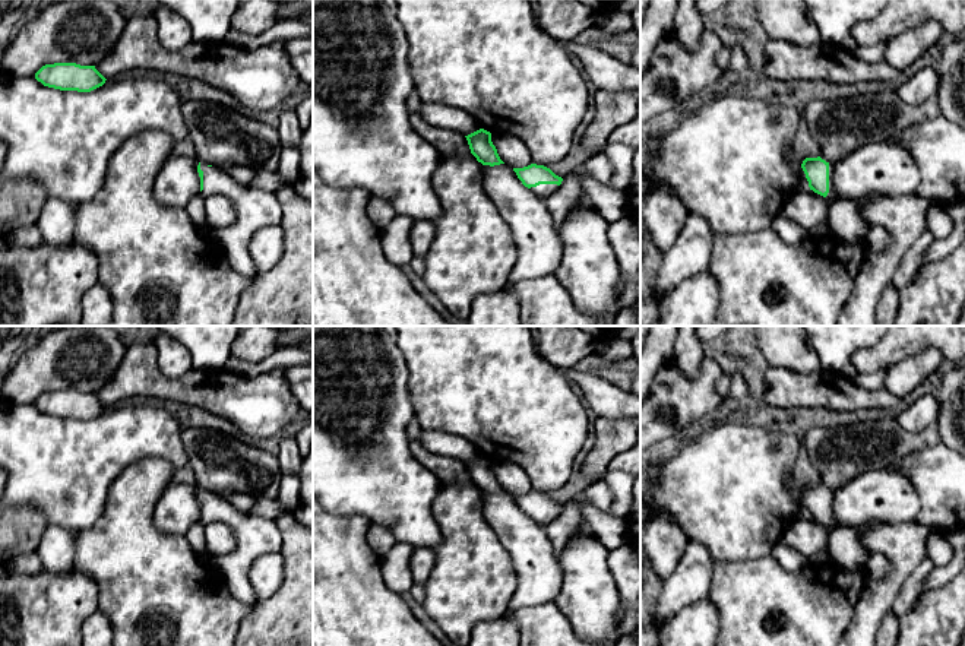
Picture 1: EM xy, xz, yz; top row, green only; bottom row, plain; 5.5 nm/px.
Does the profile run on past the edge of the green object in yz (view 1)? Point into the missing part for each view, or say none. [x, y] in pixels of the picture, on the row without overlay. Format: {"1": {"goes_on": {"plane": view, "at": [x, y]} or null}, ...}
{"1": {"goes_on": {"plane": "yz", "at": [831, 521]}}}

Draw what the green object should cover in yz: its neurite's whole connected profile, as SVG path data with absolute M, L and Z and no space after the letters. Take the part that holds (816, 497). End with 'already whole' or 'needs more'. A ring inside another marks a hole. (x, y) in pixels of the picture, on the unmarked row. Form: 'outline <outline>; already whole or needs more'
outline M820 484L806 485L801 495L806 501L810 517L823 525L832 525L835 522L832 491L826 490Z; needs more

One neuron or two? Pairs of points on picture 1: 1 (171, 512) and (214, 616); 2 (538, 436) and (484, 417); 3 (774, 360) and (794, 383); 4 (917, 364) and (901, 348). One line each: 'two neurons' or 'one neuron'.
1: two neurons
2: one neuron
3: two neurons
4: two neurons

